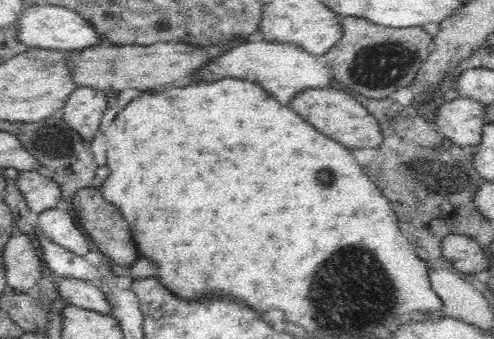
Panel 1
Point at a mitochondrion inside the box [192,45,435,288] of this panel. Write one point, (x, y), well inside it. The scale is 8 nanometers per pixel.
(326, 168)

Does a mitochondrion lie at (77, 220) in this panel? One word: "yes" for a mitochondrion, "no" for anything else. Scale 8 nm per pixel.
no

